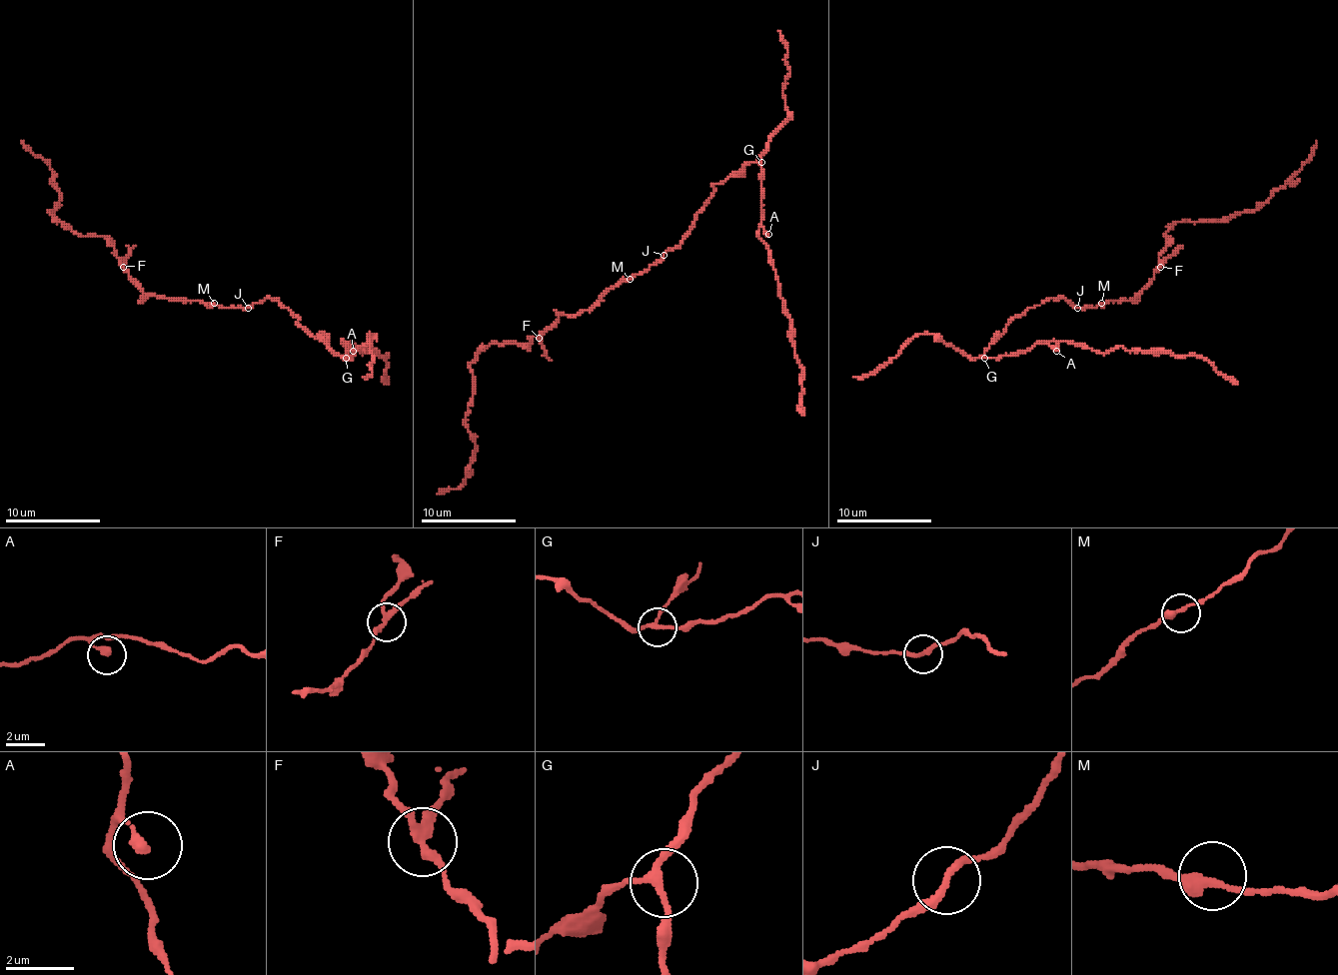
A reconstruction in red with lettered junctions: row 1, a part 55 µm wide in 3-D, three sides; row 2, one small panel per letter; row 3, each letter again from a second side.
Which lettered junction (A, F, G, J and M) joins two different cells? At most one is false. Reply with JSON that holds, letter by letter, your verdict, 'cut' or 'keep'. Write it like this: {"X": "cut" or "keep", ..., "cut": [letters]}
{"A": "keep", "F": "cut", "G": "keep", "J": "keep", "M": "keep", "cut": ["F"]}

